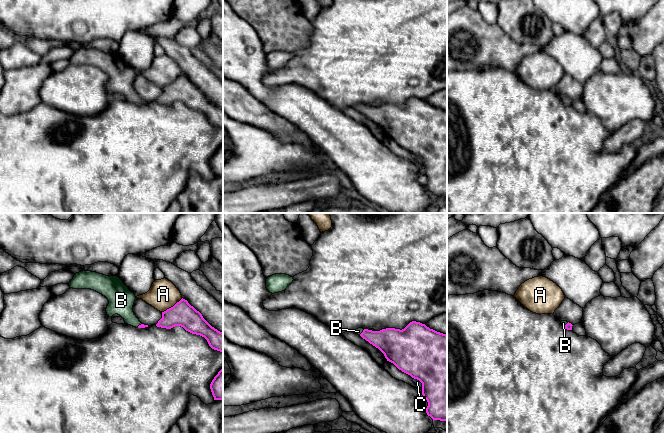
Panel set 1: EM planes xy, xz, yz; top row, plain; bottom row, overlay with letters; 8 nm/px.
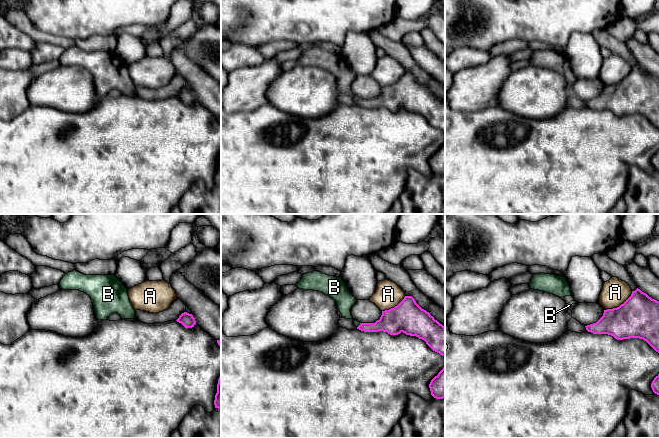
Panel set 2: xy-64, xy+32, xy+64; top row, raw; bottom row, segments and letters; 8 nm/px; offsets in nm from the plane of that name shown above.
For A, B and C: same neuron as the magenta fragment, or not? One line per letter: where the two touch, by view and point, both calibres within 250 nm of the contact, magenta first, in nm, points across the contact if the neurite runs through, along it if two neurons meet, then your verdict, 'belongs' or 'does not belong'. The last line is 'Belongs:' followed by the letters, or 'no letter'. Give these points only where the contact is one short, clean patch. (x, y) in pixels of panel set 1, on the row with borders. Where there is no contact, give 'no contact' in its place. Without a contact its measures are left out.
A: contact xy (173, 306); calibres 190 and 240 nm; does not belong
B: contact xz (362, 332); calibres 220 and 50 nm; way xz (391, 342), (362, 332), (358, 331); belongs
C: contact xz (419, 380); calibres 500 and 50 nm; does not belong
Belongs: B

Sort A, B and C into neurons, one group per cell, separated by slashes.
A / B / C

